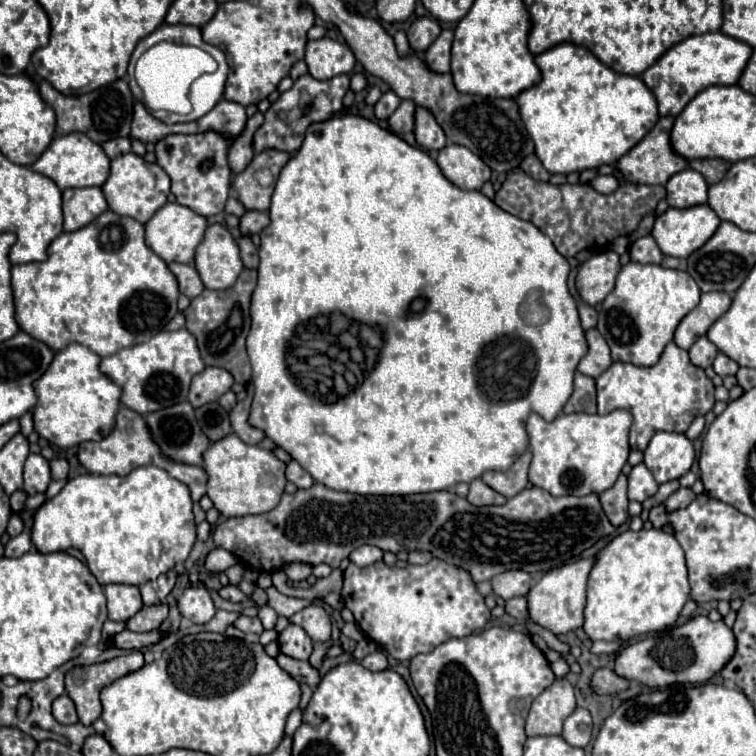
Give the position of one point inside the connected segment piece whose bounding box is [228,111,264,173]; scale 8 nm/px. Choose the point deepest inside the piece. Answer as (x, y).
(242, 150)

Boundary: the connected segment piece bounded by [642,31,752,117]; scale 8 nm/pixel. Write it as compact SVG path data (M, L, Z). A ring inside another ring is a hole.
M720 31L692 35L682 43L676 43L650 69L646 69L642 73L642 81L654 93L658 101L660 117L668 117L668 115L676 117L698 91L710 85L736 85L750 55L752 55L750 45L732 39Z

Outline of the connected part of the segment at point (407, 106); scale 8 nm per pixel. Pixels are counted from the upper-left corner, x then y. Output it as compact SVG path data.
M404 99L404 101L400 103L400 107L388 117L390 129L392 129L396 135L404 135L404 133L414 131L414 111L416 111L414 101Z

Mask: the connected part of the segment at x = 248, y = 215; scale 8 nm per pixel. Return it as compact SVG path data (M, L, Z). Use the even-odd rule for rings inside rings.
M246 211L246 213L240 217L240 233L242 233L242 235L260 233L268 223L270 223L268 213L262 213L262 211Z

